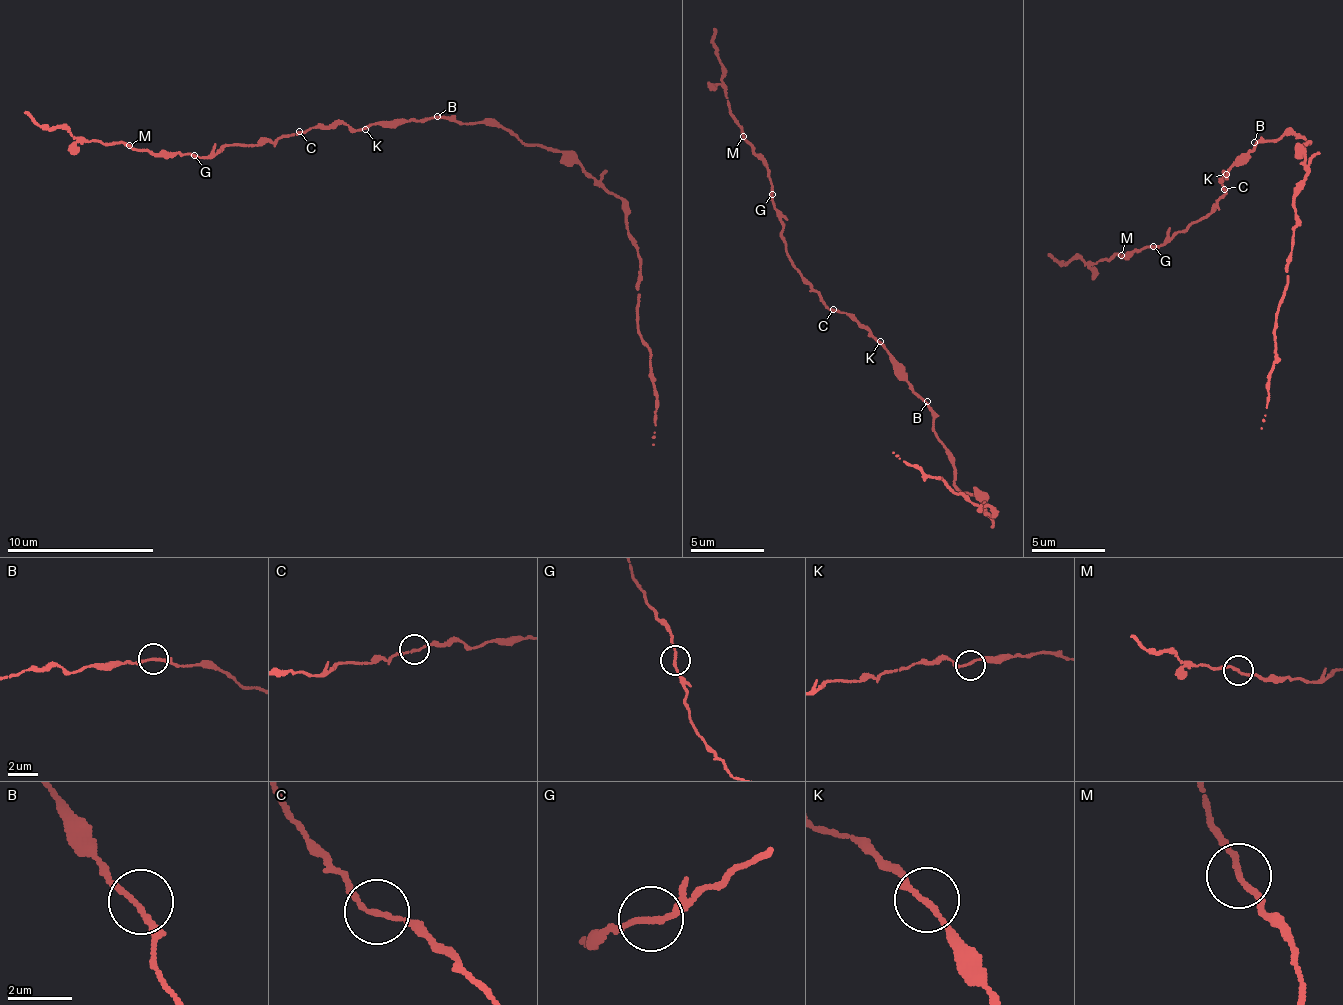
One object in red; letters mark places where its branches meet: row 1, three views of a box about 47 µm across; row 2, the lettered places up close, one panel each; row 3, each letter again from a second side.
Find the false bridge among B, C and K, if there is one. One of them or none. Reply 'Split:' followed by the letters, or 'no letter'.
Split: no letter

